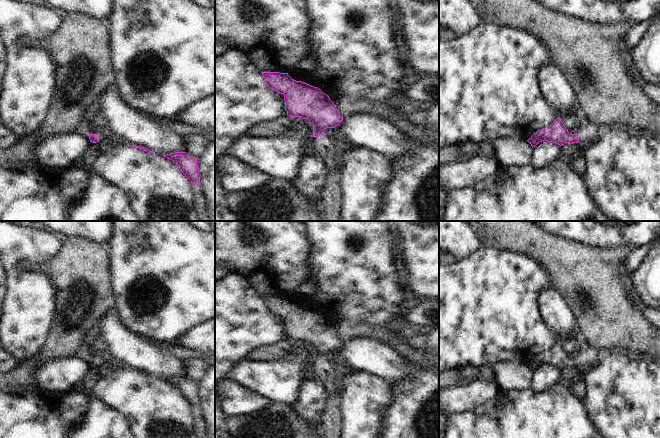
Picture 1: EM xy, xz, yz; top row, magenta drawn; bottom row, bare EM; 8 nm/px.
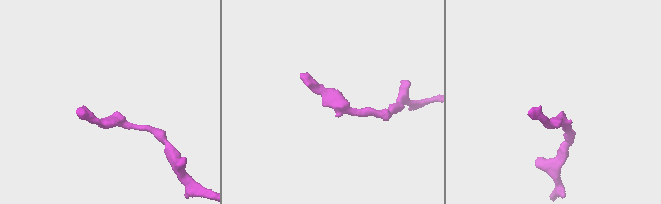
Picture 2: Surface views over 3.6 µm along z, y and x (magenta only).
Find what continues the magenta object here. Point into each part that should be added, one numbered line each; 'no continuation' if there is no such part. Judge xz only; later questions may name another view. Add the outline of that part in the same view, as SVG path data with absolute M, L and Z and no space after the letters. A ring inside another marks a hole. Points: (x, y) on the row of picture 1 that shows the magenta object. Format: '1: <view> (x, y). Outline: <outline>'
1: xz (330, 196). Outline: M325 135L311 137L311 151L319 157L326 169L325 181L320 192L322 221L341 221L341 163L342 153Z

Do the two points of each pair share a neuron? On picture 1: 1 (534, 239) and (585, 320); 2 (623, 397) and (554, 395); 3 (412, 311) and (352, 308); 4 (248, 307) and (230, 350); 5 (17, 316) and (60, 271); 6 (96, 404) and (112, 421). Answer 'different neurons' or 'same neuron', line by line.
1: same neuron
2: different neurons
3: different neurons
4: same neuron
5: different neurons
6: same neuron

